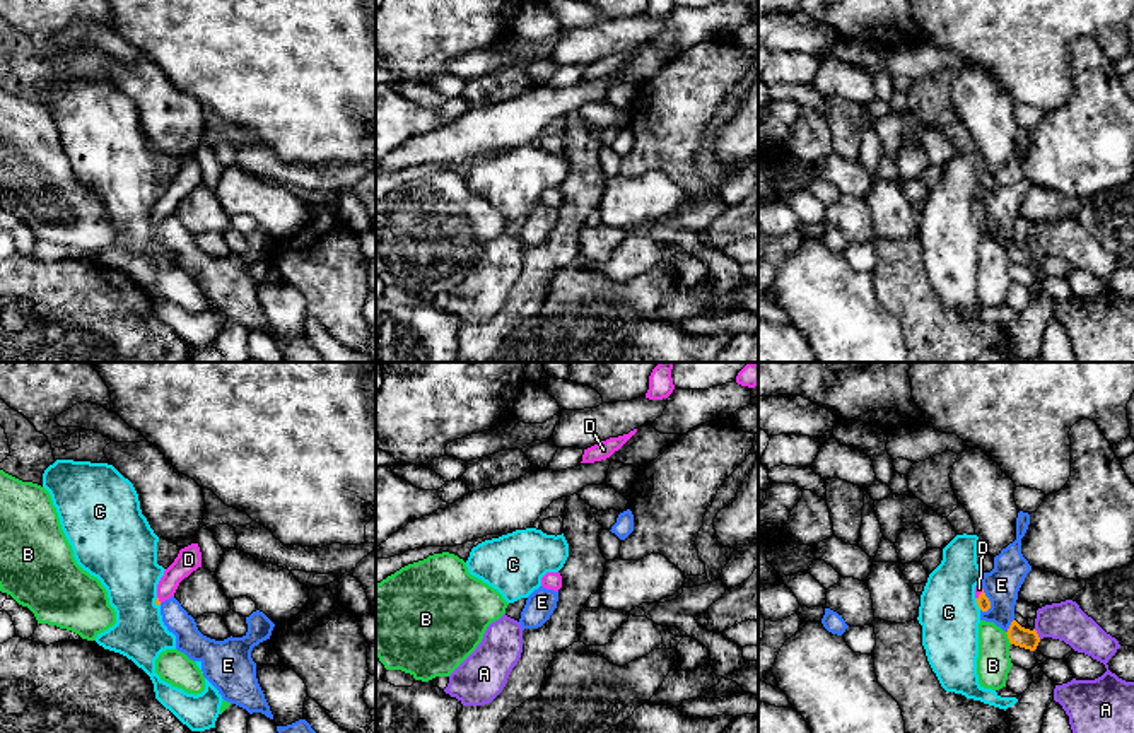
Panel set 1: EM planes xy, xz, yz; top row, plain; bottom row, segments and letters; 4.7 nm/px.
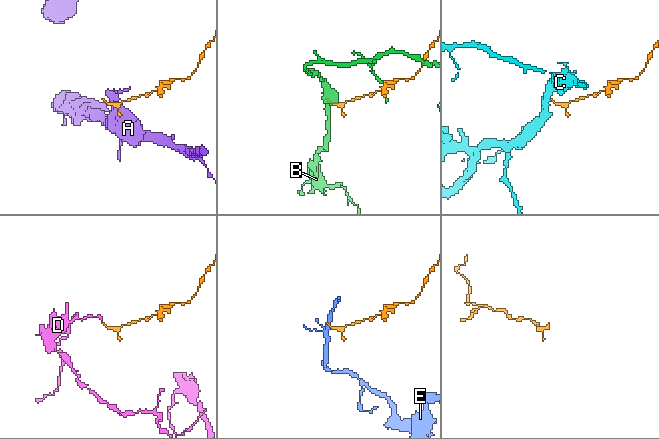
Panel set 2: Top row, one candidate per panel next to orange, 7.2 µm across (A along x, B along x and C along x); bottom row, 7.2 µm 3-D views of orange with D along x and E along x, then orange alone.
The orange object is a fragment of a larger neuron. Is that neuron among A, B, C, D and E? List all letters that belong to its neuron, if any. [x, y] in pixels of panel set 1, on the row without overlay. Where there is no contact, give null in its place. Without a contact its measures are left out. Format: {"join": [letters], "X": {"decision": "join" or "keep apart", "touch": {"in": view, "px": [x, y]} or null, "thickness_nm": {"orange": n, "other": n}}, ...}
{"join": ["D"], "A": {"decision": "keep apart", "touch": {"in": "yz", "px": [1037, 252]}, "thickness_nm": {"orange": 90, "other": 180}}, "B": {"decision": "keep apart", "touch": {"in": "yz", "px": [1008, 255]}, "thickness_nm": {"orange": 90, "other": 160}}, "C": {"decision": "keep apart", "touch": {"in": "yz", "px": [977, 221]}, "thickness_nm": {"orange": 60, "other": 280}}, "D": {"decision": "join", "touch": {"in": "yz", "px": [981, 211]}, "thickness_nm": {"orange": 60, "other": 40}}, "E": {"decision": "keep apart", "touch": {"in": "yz", "px": [989, 219]}, "thickness_nm": {"orange": 60, "other": 170}}}

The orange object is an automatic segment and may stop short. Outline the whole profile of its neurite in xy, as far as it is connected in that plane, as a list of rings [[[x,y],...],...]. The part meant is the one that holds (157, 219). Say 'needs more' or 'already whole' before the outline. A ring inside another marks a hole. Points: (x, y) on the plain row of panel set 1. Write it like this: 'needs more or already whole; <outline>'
needs more; [[[191,161],[181,166],[174,179],[164,188],[164,193],[157,202],[155,222],[161,222],[162,219],[174,214],[179,200],[198,185],[202,185],[202,169],[198,161]]]

